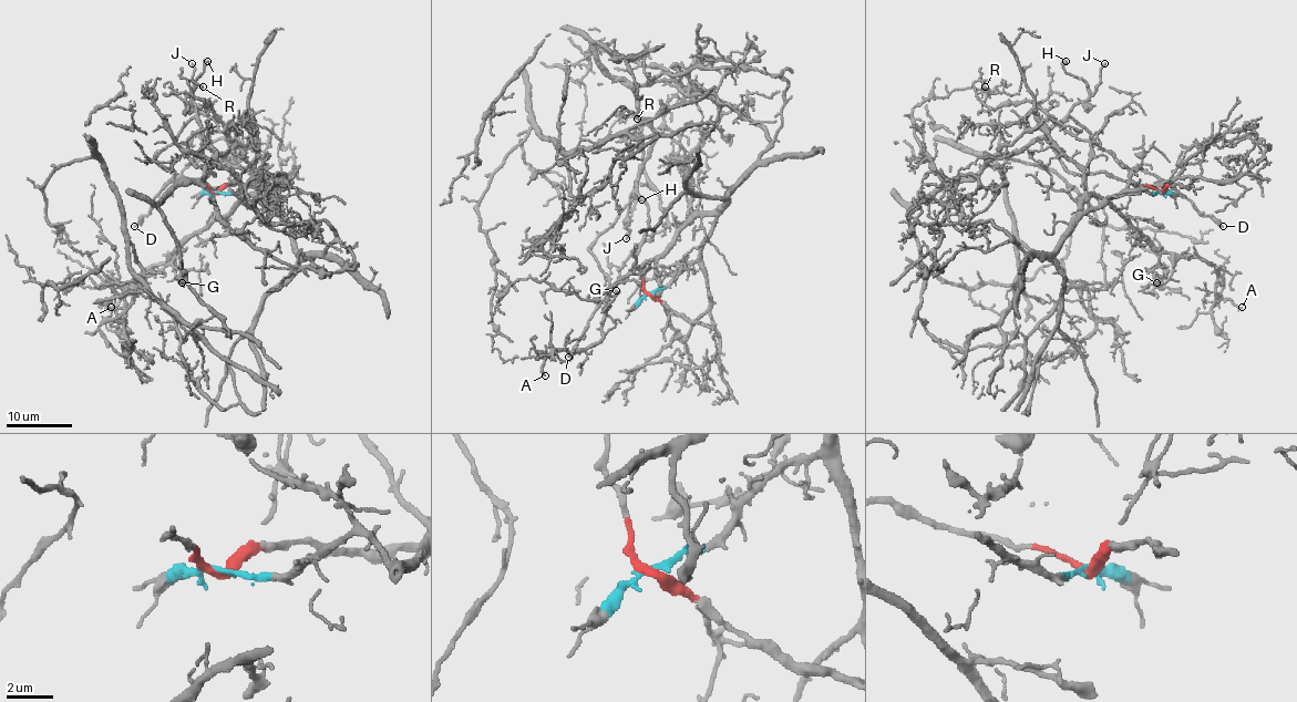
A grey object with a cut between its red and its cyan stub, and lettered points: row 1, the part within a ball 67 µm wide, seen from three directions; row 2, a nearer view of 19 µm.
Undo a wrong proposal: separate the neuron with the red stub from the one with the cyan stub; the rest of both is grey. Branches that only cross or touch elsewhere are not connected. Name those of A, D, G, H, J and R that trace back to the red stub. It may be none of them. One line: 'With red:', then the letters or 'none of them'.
With red: D, H, J

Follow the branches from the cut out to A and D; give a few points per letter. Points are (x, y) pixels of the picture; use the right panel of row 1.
A: (1159, 191), (1130, 181), (1081, 213), (1098, 196), (1157, 249), (1204, 259), (1217, 274), (1215, 292), (1242, 307)
D: (1159, 191), (1104, 173), (1073, 174), (1045, 135), (1073, 119), (1128, 167), (1157, 176), (1222, 226)

